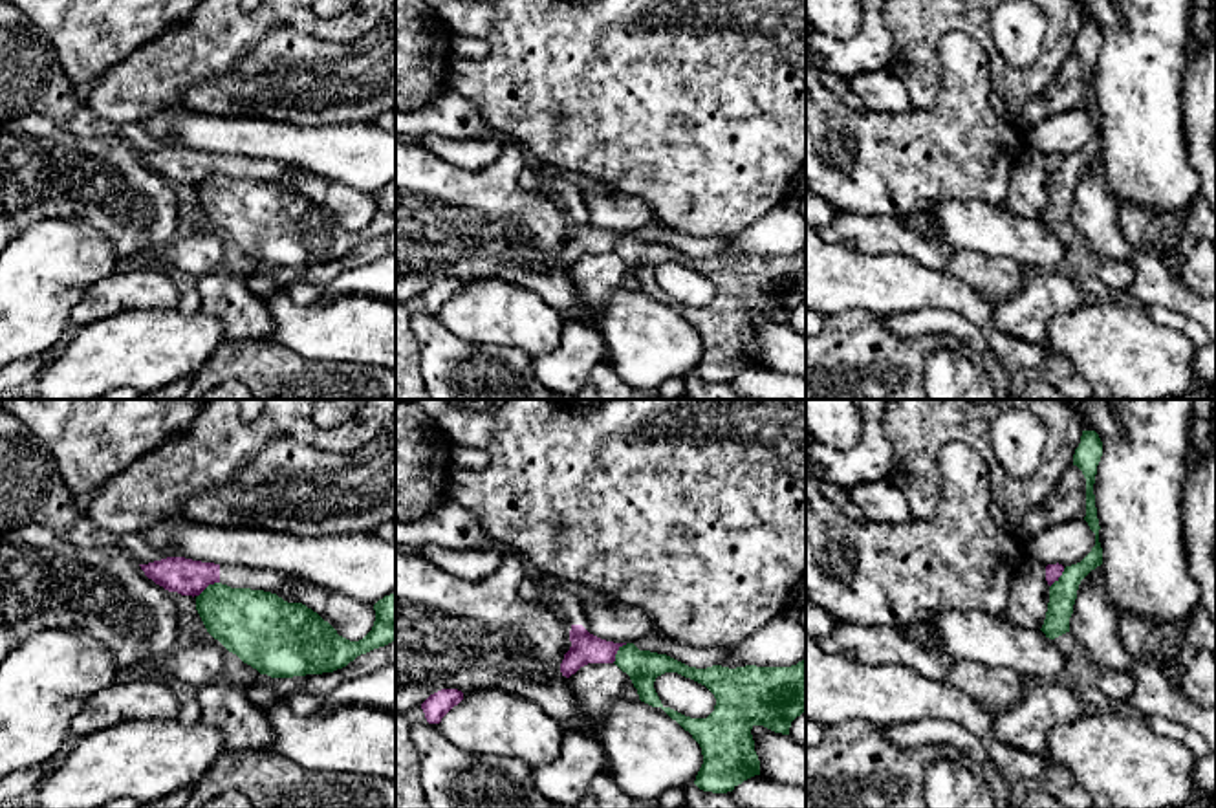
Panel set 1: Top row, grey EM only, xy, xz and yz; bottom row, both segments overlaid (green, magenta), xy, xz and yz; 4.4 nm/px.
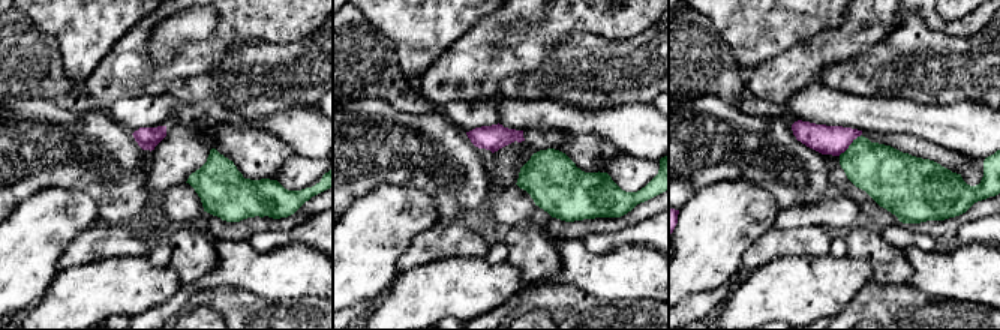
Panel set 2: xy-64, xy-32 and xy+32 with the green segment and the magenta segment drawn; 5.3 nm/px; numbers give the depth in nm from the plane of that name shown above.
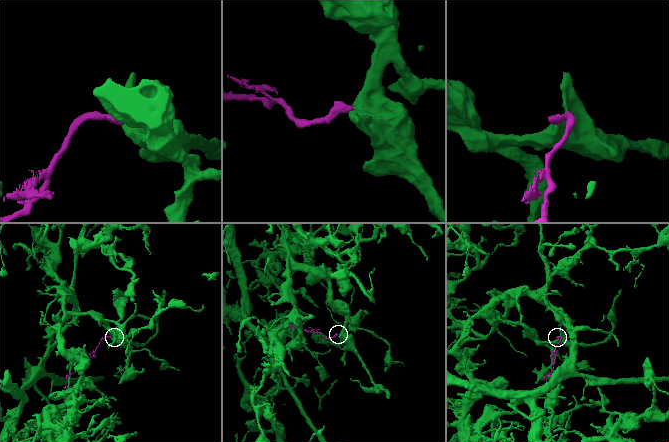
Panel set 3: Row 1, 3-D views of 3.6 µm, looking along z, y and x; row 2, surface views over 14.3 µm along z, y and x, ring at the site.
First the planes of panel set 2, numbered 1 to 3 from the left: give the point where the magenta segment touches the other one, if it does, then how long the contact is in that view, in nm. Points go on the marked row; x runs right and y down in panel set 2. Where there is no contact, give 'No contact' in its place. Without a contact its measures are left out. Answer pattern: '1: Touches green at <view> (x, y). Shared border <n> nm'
1: No contact
2: No contact
3: Touches green at xy+32 (849, 146). Shared border 170 nm

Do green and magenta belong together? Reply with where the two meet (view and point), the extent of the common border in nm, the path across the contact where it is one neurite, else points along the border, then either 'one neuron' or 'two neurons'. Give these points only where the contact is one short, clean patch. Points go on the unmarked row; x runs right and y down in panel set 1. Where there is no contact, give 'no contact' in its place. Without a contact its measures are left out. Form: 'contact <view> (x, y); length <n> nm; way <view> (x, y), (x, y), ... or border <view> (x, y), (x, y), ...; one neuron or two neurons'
contact xz (618, 242); length 110 nm; border xz (627, 233), (612, 251); two neurons

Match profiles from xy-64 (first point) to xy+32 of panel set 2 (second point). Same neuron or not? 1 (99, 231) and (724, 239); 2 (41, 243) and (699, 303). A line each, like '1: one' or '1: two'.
1: two
2: two

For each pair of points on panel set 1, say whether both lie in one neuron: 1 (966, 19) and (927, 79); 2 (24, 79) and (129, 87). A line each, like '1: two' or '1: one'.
1: one
2: two

